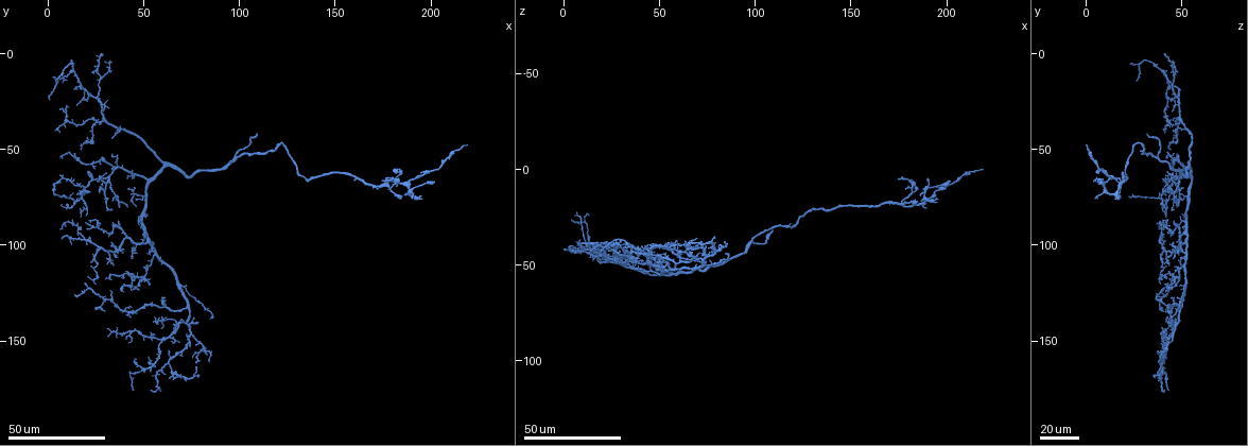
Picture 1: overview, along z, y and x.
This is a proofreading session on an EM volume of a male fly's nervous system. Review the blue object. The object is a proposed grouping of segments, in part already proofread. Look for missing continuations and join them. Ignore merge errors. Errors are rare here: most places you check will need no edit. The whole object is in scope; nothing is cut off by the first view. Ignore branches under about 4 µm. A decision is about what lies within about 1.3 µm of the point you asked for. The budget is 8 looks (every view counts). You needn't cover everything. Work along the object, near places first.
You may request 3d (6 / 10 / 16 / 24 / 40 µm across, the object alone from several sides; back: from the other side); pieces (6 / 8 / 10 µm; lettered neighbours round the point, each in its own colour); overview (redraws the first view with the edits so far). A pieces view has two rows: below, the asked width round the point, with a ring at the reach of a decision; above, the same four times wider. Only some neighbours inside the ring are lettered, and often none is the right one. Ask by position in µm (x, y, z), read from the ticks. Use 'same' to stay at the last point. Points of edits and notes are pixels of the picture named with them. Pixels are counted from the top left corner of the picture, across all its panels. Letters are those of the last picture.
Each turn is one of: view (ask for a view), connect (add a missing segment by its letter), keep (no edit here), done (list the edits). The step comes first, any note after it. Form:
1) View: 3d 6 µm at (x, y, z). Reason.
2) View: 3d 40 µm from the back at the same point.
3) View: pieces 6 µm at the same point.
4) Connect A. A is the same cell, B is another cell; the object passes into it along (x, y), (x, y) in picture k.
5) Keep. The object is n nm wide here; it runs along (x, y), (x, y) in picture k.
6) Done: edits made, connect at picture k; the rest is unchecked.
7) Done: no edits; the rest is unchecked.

View: 3d 40 µm at (15, 127, 43). An open end.

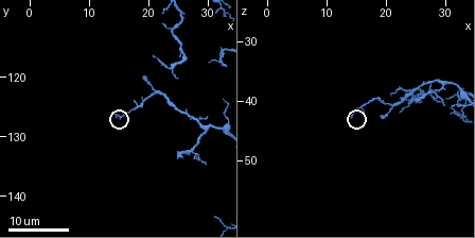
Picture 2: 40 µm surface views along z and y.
View: pieces 10 µm at (14.0, 125.5, 42.5).

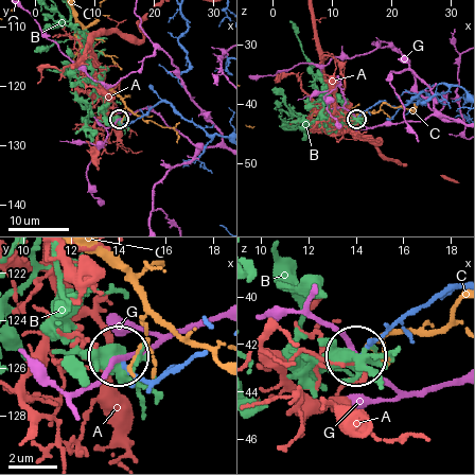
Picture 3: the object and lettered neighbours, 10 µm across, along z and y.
Keep. The object is 180 nm wide here; A, B, C and G are other cells; it runs along (193, 353), (144, 382), (122, 366) in picture 3; none of them fits.

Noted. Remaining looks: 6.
View: 3d 24 µm at (110, 42, 32).

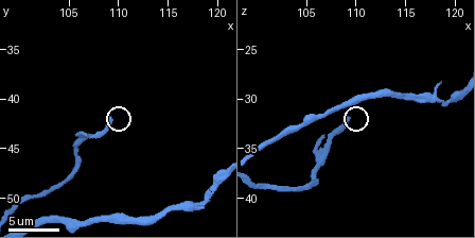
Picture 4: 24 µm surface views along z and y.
View: pieces 10 µm at (109.2, 42.0, 31.8).

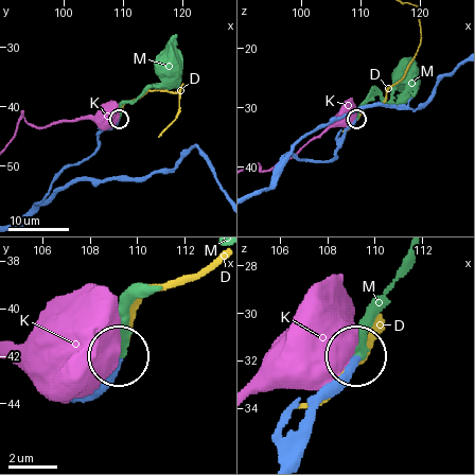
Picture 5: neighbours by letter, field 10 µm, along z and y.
Connect M. M is the same cell, D and K are other cells; the neuron continues.

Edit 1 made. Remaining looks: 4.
View: 3d 40 µm at (17, 19, 43). Thin end.

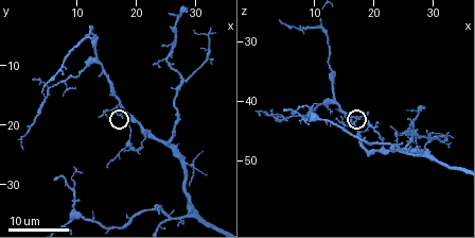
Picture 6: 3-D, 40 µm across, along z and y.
View: pieces 6 µm at (17.5, 18.5, 43.0). See the neighbours.

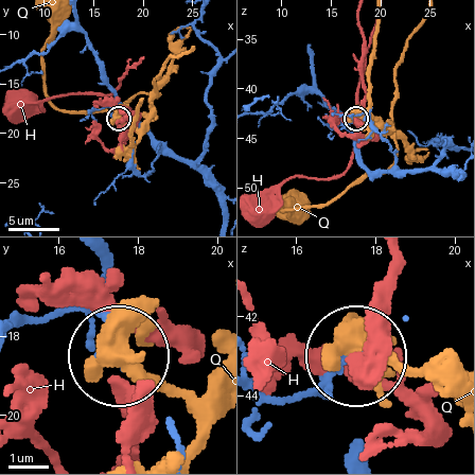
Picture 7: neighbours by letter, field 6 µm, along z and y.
Keep. H and Q are other cells; none of them fits.

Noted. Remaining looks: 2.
View: 3d 40 µm at (7, 97, 39). An open end.

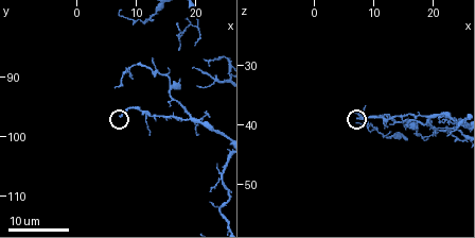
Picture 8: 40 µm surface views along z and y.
View: pieces 8 µm at (7.5, 96.5, 39.0).

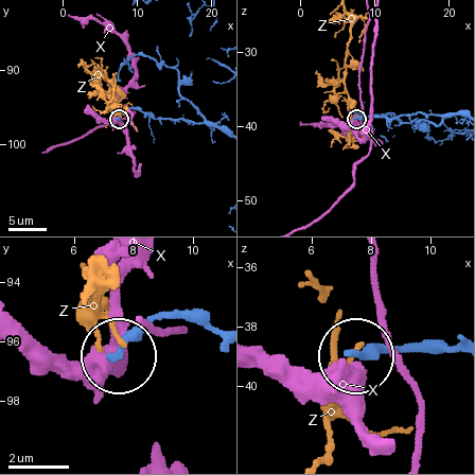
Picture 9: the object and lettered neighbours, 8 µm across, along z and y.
Keep. X and Z are other cells; it runs along (453, 353), (356, 353) in picture 9; none of them fits.

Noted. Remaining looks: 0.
Done: edits made, connect at picture 5; the rest is unchecked.

